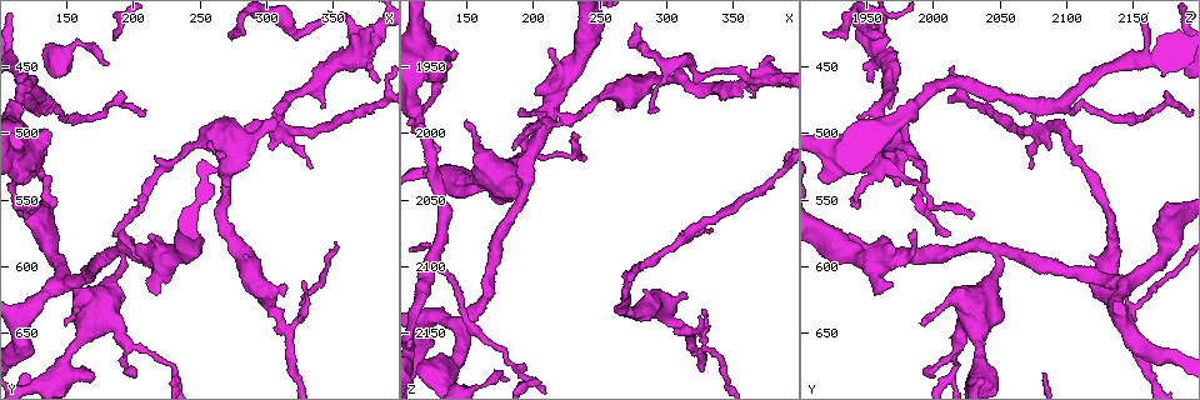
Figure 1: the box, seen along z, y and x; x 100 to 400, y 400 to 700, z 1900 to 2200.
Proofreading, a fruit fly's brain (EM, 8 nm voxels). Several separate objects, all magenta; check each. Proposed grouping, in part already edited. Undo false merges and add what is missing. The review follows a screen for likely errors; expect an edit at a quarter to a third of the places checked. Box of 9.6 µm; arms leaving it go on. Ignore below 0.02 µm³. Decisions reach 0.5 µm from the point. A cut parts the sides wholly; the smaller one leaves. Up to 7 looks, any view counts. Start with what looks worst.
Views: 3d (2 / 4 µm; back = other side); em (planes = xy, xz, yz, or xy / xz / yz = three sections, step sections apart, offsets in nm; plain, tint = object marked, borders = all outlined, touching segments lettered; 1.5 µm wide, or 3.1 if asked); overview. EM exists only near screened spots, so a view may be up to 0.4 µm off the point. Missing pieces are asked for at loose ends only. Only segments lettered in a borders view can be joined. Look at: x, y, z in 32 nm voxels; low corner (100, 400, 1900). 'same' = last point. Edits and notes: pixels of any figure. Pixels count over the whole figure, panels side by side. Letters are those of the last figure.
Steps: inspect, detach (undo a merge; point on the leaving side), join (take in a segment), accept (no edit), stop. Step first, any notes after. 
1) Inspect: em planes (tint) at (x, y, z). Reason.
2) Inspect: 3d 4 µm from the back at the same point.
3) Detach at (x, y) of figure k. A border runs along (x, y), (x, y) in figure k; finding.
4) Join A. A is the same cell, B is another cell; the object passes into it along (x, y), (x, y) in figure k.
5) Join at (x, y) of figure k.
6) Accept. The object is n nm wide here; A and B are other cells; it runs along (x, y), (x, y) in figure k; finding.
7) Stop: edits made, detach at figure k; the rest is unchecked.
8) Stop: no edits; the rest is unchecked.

Inspect: em xy step 8 (tint) at (216, 614, 1970). Thick end.

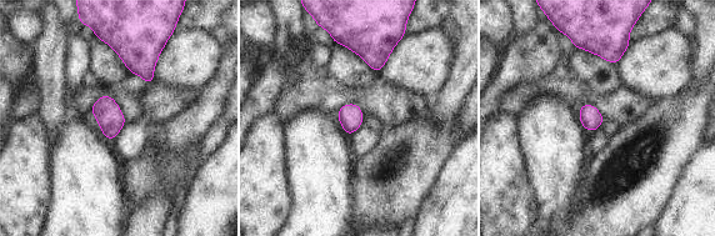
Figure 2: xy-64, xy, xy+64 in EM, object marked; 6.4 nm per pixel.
Inspect: em planes (tint) at the same point.

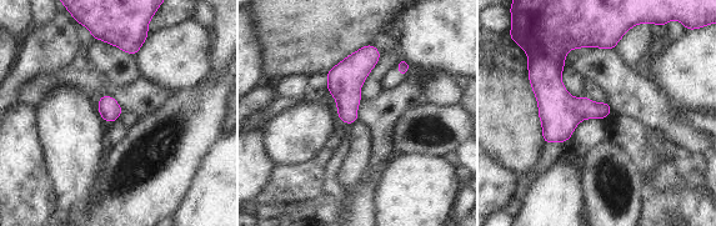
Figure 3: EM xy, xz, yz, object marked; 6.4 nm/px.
Inspect: em planes (borders) at the same point.

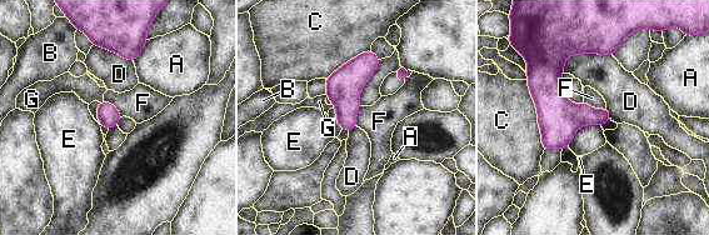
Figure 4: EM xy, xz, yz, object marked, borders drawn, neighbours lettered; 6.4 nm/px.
Accept. A, B, C, D, E, F and G are other cells; no lettered segment goes on from it.

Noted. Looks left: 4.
Inspect: 3d 2 µm at (234, 682, 2012).

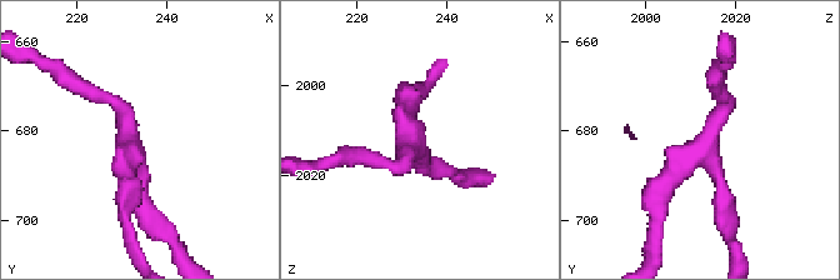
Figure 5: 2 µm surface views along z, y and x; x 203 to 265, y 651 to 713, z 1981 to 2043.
Inspect: em planes (borders) at (232, 684, 2014). Need the tissue.

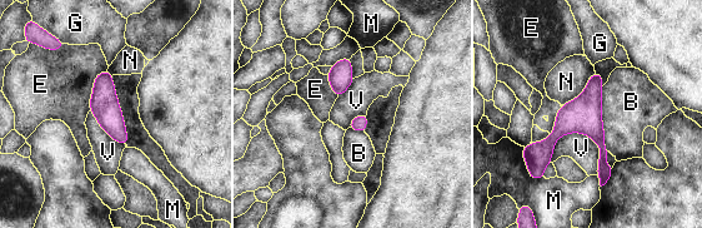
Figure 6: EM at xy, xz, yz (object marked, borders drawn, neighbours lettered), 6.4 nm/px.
Accept. B, E, G, M, N and V are other cells; a border runs along (553, 143), (587, 134), (597, 174) in figure 6; continuous, no second cell.

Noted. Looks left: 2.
Stop: no edits; the rest is unchecked.

